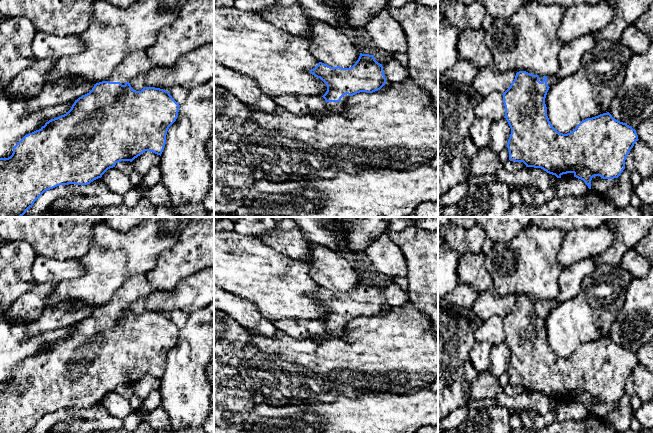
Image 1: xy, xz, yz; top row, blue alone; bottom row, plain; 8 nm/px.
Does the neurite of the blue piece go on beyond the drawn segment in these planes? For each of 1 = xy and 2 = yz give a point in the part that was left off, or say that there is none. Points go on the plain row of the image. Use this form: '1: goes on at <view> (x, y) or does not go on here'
1: goes on at xy (138, 286)
2: goes on at yz (551, 304)

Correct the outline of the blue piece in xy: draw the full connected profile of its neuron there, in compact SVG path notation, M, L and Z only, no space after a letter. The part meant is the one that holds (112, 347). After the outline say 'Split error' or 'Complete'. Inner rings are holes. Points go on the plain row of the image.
M146 275L130 278L109 302L96 307L89 317L75 324L66 338L49 344L39 354L25 359L17 366L10 381L0 382L0 433L29 433L45 415L60 409L90 408L118 386L132 386L145 375L161 380L167 355L176 345L180 329L166 314L144 311L141 315L136 315L129 307L132 302L153 291Z. Split error

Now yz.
M519 295L510 311L502 318L504 342L511 352L506 370L509 374L509 384L523 386L526 391L541 392L557 402L573 397L574 401L583 404L589 413L595 400L603 403L618 402L625 393L628 377L639 364L636 354L607 336L581 345L570 357L558 356L549 345L545 328L549 312L557 305L555 299L538 300Z. Split error

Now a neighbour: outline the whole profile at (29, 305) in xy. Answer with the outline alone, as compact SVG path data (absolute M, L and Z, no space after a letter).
M37 284L33 289L22 294L4 313L11 320L30 320L37 318L45 309L45 299L53 292L57 284Z

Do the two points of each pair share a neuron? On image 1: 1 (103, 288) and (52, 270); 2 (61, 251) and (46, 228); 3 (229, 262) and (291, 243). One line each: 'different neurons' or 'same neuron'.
1: different neurons
2: same neuron
3: different neurons

